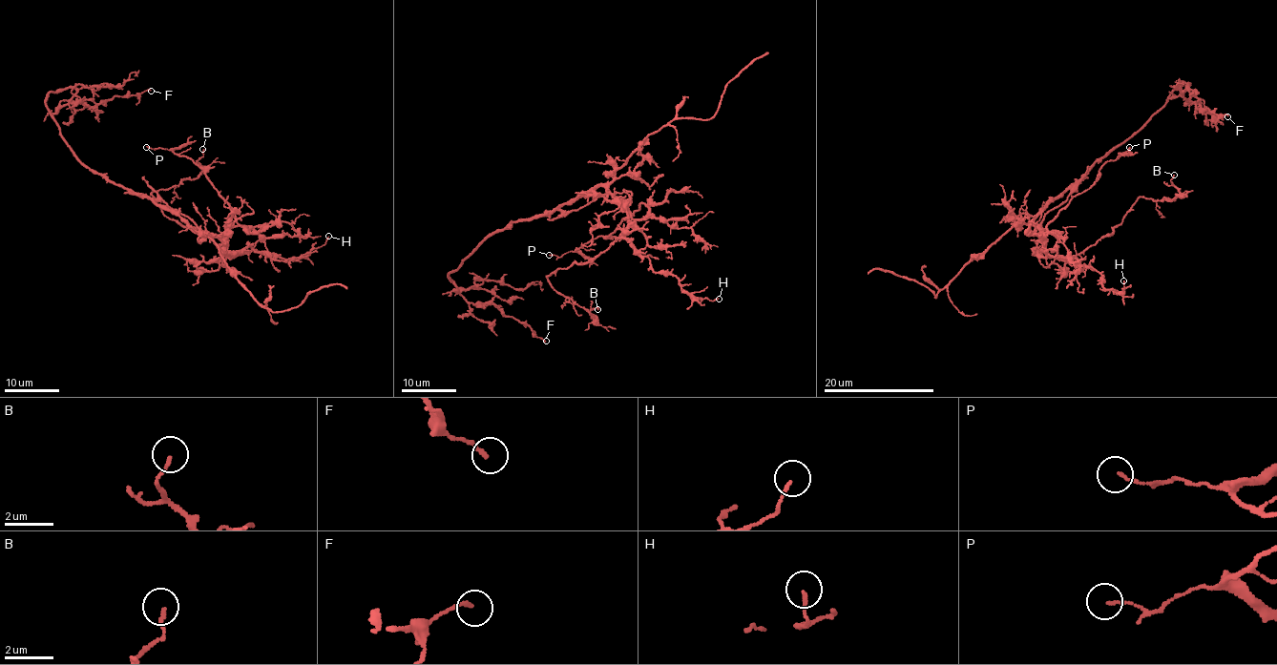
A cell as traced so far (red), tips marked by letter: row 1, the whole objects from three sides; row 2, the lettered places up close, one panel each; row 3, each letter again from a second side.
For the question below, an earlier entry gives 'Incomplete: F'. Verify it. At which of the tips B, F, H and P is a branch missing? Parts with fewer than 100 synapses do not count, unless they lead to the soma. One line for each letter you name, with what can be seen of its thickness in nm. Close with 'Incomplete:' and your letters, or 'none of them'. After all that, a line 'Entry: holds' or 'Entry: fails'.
Incomplete: none of them
Entry: fails

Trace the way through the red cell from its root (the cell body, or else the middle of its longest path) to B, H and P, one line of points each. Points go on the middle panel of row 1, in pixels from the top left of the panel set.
B: (554, 211), (572, 211), (607, 193), (624, 202), (628, 227), (611, 246), (547, 278), (593, 318), (597, 309)
H: (554, 211), (619, 197), (626, 238), (654, 271), (674, 274), (696, 297), (719, 299)
P: (554, 211), (572, 211), (607, 193), (634, 218), (648, 209), (641, 203), (605, 238), (560, 257), (549, 255)

